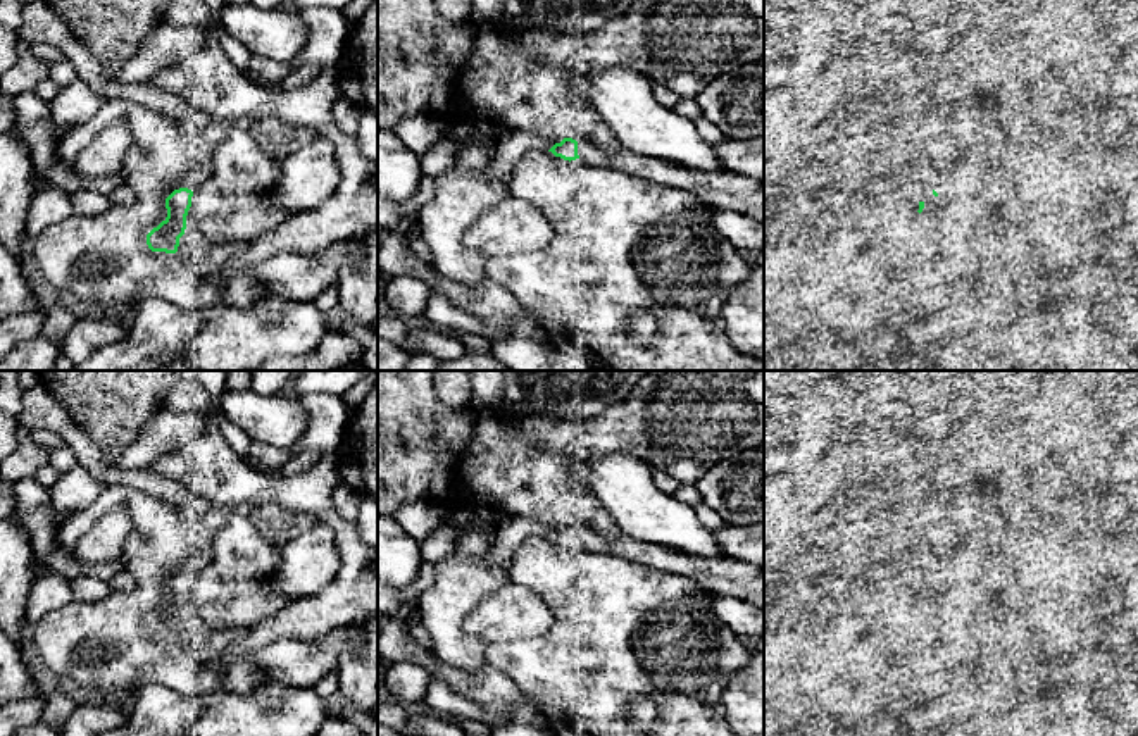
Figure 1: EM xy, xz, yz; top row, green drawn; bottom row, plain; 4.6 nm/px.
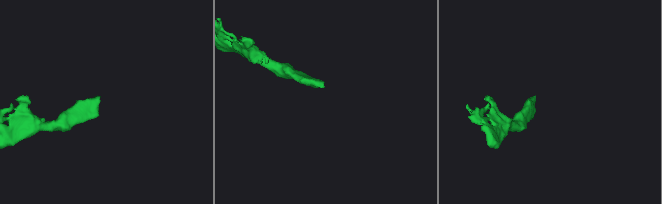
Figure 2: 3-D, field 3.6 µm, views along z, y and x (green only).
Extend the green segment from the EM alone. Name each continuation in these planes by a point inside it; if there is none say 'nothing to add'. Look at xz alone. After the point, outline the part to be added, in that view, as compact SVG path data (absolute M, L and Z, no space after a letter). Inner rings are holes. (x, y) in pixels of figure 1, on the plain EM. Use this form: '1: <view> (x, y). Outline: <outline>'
1: xz (725, 576). Outline: M591 526L578 529L579 546L586 552L612 553L617 558L693 579L703 591L750 602L764 610L764 569L722 557L710 560L655 541L633 540L626 534L598 536Z

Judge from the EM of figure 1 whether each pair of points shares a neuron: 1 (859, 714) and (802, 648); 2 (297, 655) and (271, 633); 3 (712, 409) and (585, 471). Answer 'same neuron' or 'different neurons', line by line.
1: same neuron
2: different neurons
3: different neurons

